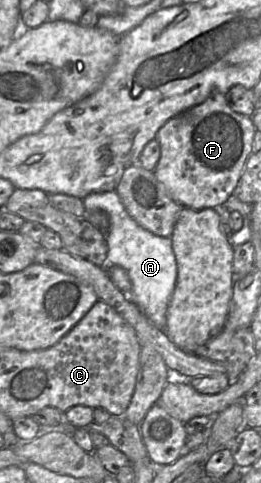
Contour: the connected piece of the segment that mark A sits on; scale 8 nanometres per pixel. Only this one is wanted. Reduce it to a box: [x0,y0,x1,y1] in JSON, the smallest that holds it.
[82,190,177,330]

